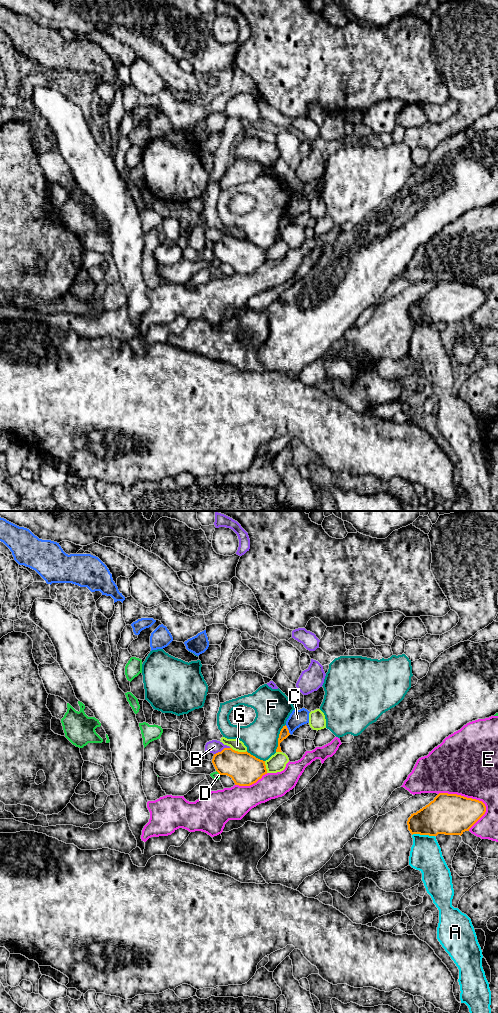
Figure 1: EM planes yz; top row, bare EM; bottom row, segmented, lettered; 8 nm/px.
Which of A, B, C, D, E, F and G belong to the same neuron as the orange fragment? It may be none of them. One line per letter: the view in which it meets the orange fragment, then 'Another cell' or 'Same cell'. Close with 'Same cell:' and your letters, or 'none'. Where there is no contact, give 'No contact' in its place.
A: Touches orange in yz. Another cell
B: Touches orange in yz. Another cell
C: Touches orange in yz. Another cell
D: Touches orange in yz. Another cell
E: Touches orange in yz. Another cell
F: Touches orange in yz. Another cell
G: Touches orange in yz. Another cell
Same cell: none

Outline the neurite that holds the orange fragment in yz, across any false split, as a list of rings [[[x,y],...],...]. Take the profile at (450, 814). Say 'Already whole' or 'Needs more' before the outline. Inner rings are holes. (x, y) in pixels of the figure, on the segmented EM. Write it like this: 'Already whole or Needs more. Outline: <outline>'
Already whole. Outline: [[[439,793],[428,805],[411,814],[408,818],[407,825],[410,833],[437,836],[445,835],[462,835],[485,814],[486,806],[482,801],[467,798],[457,794]]]

